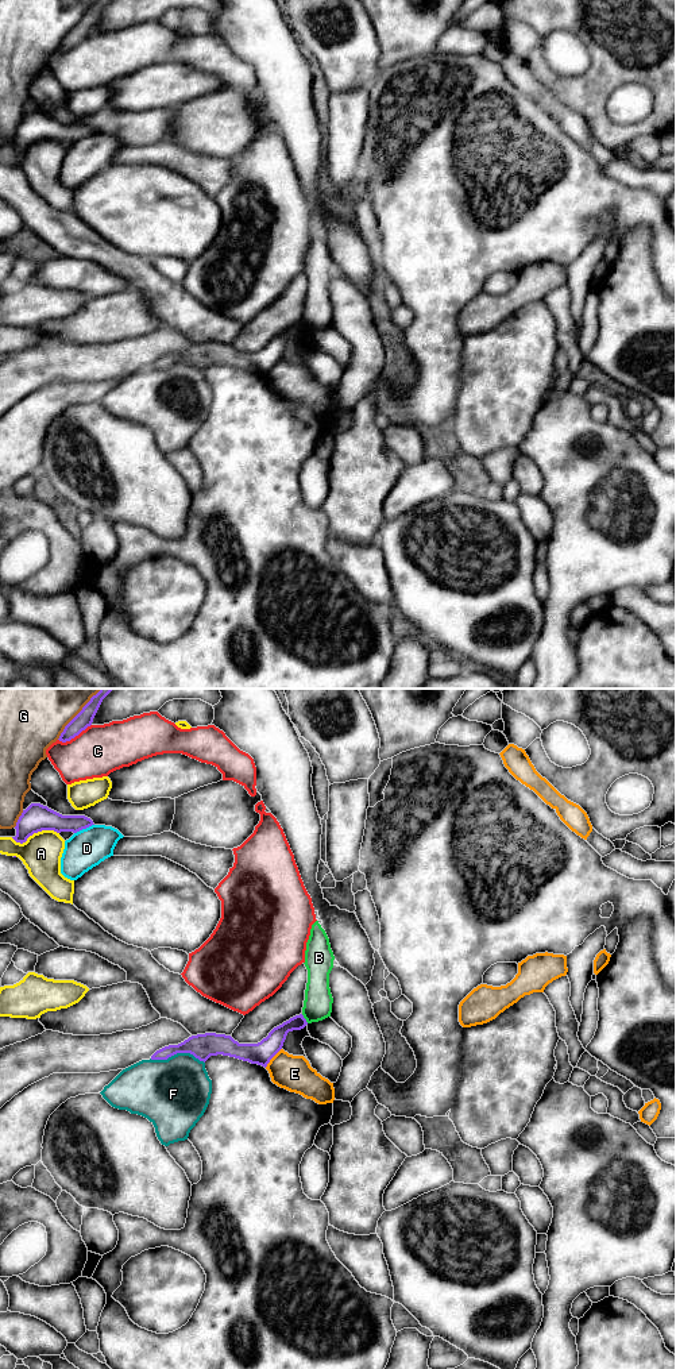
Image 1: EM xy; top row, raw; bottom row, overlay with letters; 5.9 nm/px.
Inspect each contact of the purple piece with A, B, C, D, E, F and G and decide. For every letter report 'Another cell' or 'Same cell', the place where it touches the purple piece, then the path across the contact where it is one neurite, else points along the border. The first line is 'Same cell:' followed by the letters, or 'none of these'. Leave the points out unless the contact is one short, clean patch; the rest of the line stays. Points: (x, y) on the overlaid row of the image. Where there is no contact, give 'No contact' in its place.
Same cell: none of these
A: Another cell. Touches purple at xy (34, 832)
B: Another cell. Touches purple at xy (304, 1018). Boundary: xy (301, 1014), (308, 1022)
C: Another cell. Touches purple at xy (74, 736)
D: Another cell. Touches purple at xy (84, 828)
E: Another cell. Touches purple at xy (273, 1056)
F: Another cell. Touches purple at xy (177, 1052). Boundary: xy (150, 1059), (167, 1059), (177, 1053), (192, 1053), (204, 1063)
G: Another cell. Touches purple at xy (77, 714)

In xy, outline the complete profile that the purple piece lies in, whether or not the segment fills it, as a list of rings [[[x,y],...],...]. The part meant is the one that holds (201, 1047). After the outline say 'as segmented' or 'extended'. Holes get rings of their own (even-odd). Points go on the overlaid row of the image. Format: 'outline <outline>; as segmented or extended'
outline [[[302,1014],[290,1018],[274,1027],[266,1038],[258,1044],[239,1044],[231,1036],[205,1033],[192,1036],[178,1045],[169,1045],[157,1050],[151,1060],[167,1060],[177,1053],[190,1053],[200,1061],[210,1056],[229,1056],[251,1064],[267,1067],[270,1060],[282,1049],[289,1031],[301,1030],[308,1025]]]; as segmented

